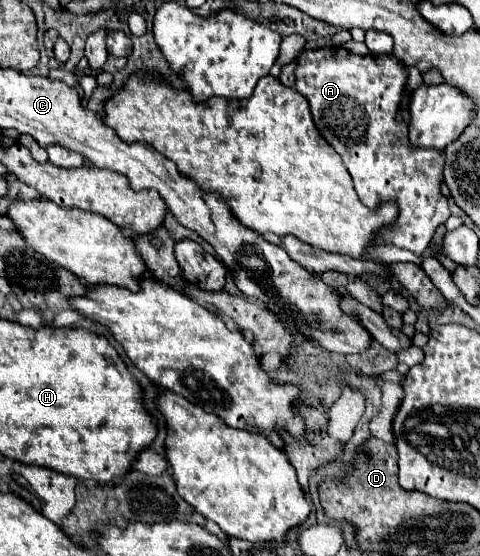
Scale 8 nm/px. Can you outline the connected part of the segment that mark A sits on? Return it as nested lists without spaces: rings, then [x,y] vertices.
[[[339,46],[303,52],[295,70],[295,88],[307,98],[323,138],[341,154],[359,186],[359,198],[369,208],[389,200],[399,204],[397,222],[383,228],[377,242],[423,254],[435,228],[451,216],[447,198],[441,194],[445,152],[413,148],[407,124],[395,120],[405,84],[407,68],[393,54],[357,56]]]

